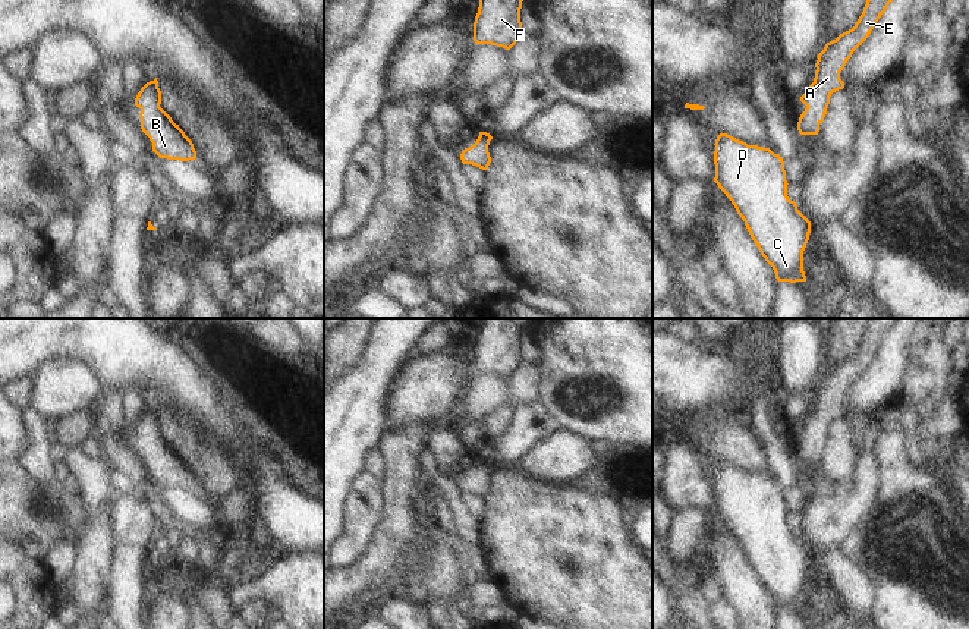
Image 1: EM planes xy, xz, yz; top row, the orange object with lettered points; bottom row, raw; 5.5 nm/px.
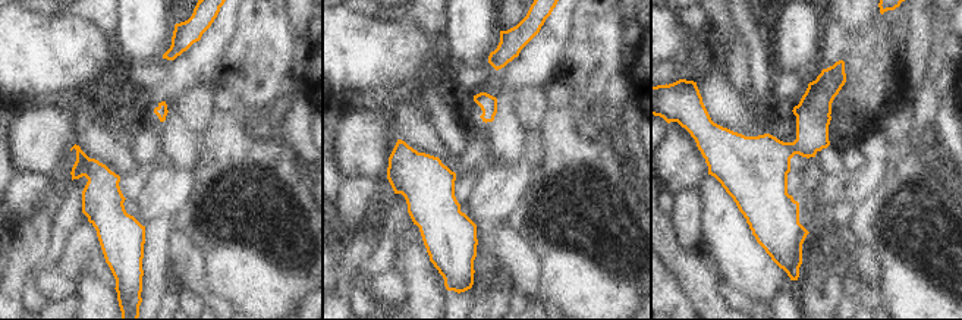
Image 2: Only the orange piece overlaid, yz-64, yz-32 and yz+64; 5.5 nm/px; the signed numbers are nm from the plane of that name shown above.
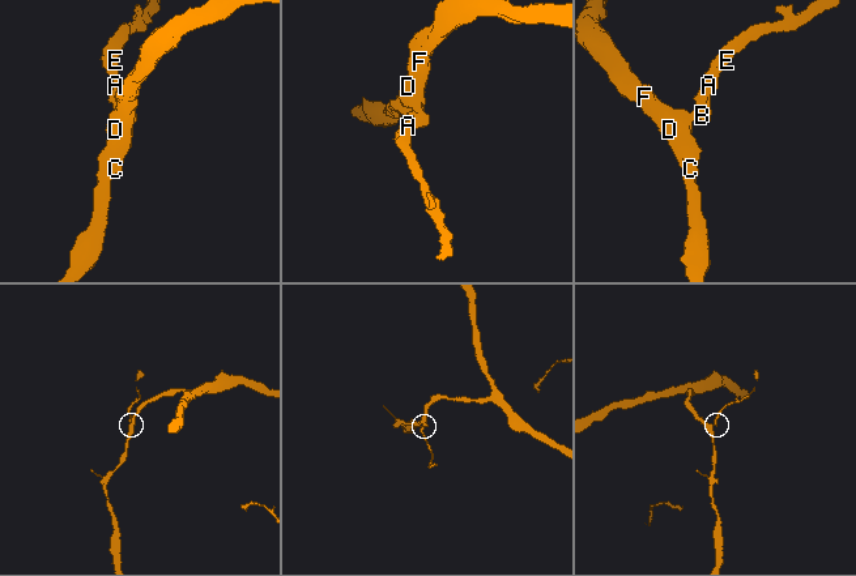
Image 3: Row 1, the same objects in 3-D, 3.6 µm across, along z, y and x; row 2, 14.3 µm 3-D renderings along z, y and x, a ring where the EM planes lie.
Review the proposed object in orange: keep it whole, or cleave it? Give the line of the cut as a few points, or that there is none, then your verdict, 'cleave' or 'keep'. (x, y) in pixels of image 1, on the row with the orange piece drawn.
no cut; keep

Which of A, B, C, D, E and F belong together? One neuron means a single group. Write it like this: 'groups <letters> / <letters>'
groups A B C D E F

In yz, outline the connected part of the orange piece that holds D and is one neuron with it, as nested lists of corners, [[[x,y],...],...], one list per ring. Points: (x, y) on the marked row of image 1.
[[[720,133],[714,145],[714,182],[734,205],[761,255],[773,267],[775,279],[790,283],[806,282],[803,251],[809,240],[811,221],[787,196],[789,183],[780,154],[770,148],[748,145],[727,133]]]

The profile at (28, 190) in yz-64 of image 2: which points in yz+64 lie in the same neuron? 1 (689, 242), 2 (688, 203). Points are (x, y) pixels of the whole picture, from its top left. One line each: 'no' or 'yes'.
1: yes
2: yes

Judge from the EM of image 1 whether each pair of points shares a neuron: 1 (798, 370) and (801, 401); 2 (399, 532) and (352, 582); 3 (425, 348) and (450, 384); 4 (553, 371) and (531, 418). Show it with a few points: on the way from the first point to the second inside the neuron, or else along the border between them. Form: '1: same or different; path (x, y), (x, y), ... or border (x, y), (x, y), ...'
1: different; border (814, 392), (798, 392), (792, 396)
2: same; path (390, 544), (364, 571)
3: different; border (447, 348), (437, 354), (414, 358)
4: different; border (540, 401), (563, 427)

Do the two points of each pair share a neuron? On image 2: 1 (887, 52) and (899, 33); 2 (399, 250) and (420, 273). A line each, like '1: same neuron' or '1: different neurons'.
1: same neuron
2: different neurons

